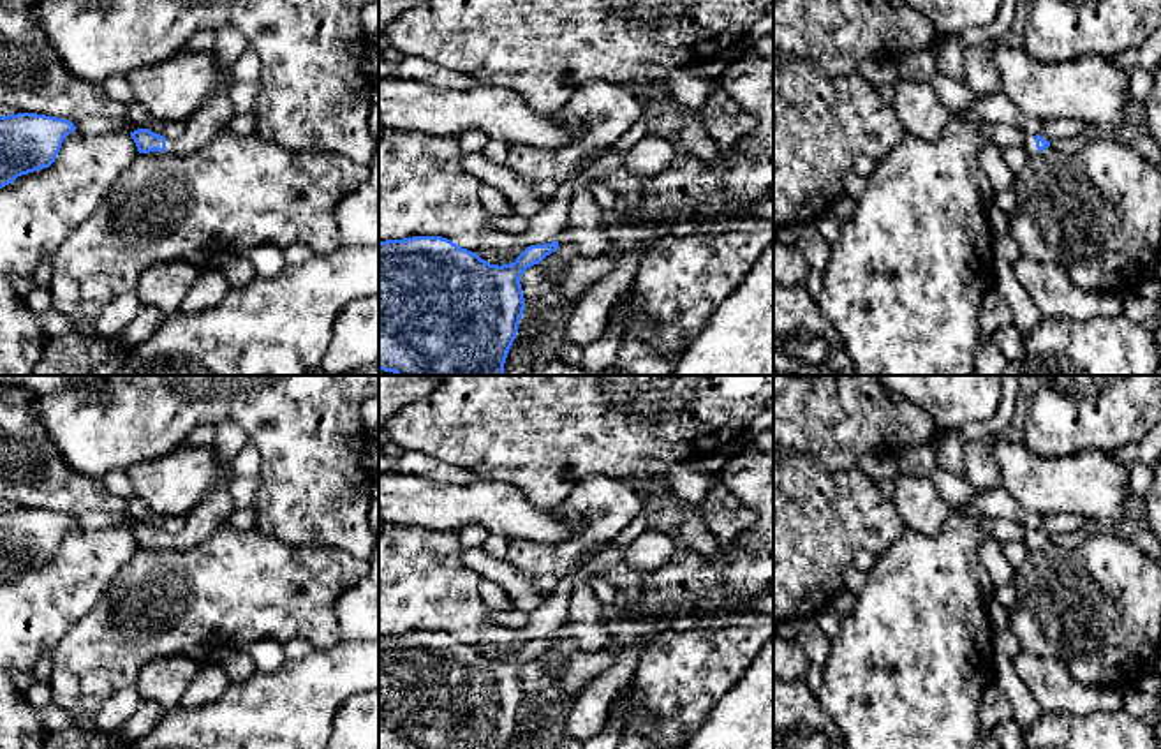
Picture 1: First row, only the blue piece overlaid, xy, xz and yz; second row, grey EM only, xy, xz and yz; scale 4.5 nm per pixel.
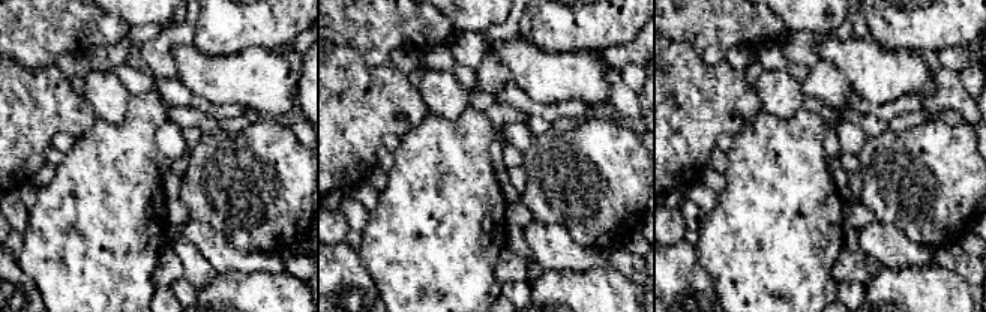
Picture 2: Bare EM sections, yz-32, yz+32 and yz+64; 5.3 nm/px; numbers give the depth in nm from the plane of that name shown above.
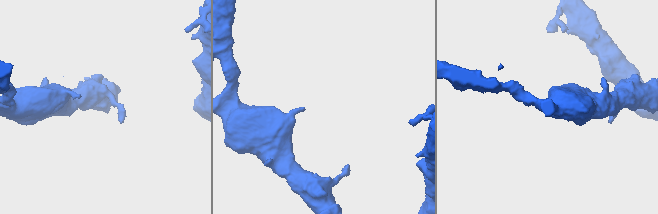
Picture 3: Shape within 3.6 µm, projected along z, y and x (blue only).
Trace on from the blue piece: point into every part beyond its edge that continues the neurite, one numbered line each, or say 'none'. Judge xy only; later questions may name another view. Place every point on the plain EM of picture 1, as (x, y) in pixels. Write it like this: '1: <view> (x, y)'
1: xy (215, 508)

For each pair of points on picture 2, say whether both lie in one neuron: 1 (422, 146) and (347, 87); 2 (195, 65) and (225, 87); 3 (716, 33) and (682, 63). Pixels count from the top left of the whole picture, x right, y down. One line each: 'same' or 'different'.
1: different
2: same
3: different

